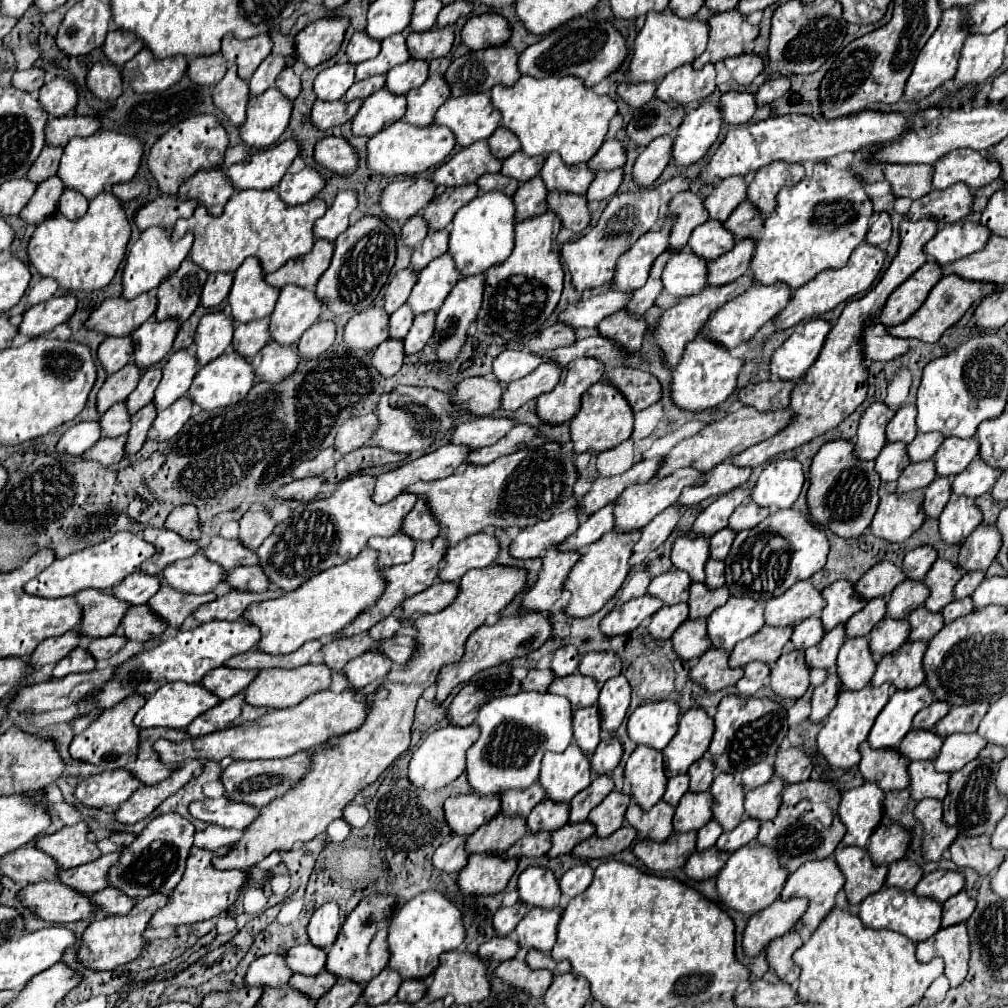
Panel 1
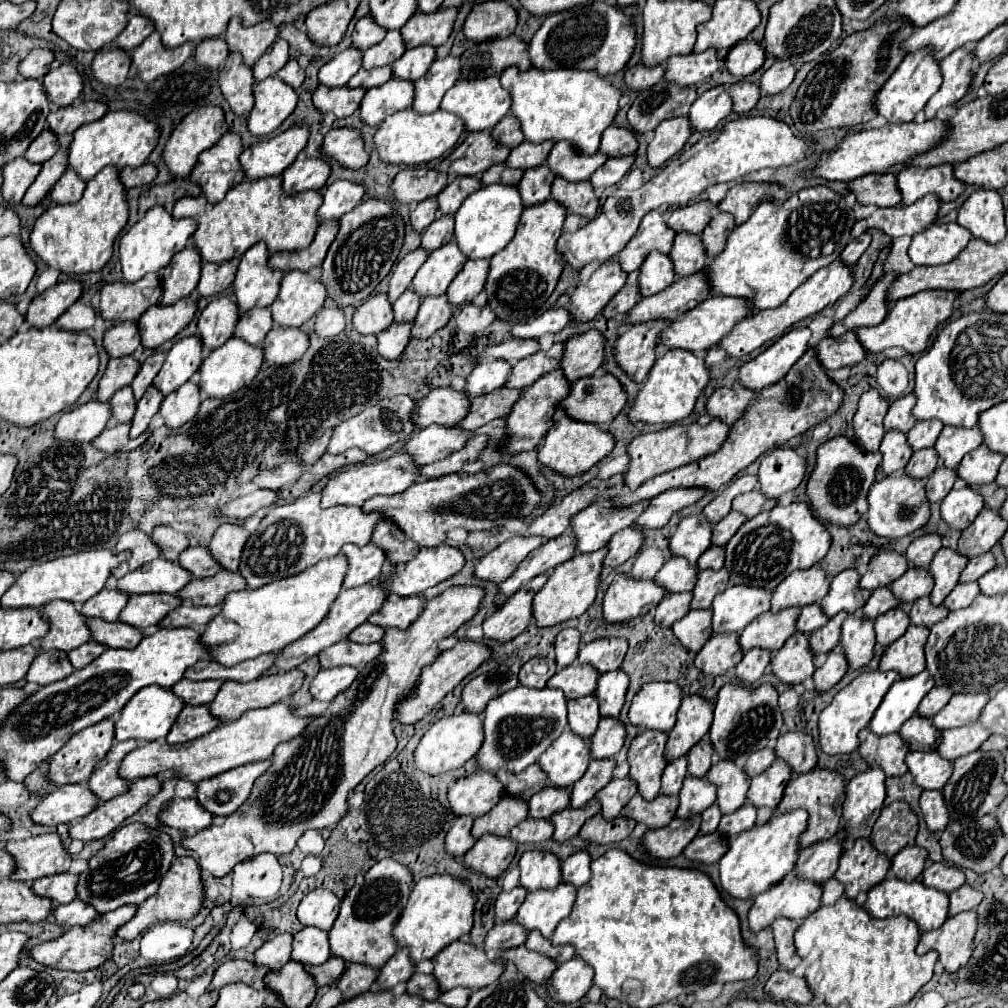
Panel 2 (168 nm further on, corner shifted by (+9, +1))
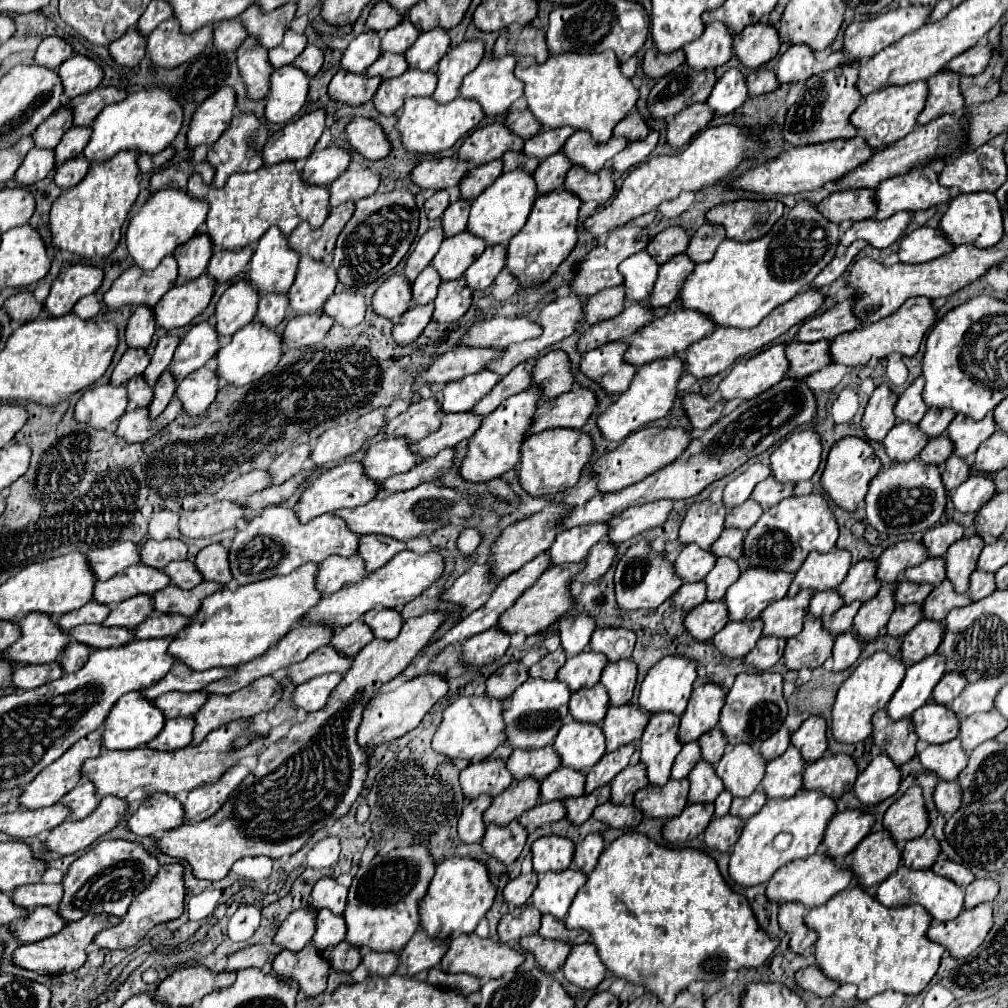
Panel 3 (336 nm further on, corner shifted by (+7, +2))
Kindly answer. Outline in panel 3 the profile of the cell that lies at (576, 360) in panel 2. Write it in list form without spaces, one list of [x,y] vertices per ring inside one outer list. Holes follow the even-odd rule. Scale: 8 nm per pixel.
[[[556,349],[546,353],[544,357],[538,357],[532,369],[532,377],[534,377],[532,383],[544,389],[542,401],[554,399],[570,391],[574,385],[574,373],[572,373],[568,353],[562,349]]]

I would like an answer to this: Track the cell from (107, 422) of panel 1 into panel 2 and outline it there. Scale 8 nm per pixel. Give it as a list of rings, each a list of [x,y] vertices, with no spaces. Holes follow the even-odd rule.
[[[124,386],[122,390],[118,390],[112,400],[112,410],[114,410],[114,416],[112,416],[112,422],[130,422],[134,412],[136,412],[136,400],[134,400],[134,394],[130,392],[130,386]]]

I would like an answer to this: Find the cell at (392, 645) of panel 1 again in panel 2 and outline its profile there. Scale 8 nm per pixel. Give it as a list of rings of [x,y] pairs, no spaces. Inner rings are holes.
[[[342,640],[318,654],[320,668],[336,668],[336,666],[354,666],[362,668],[370,660],[374,660],[380,654],[382,646],[378,642],[374,644],[354,644],[350,640]]]

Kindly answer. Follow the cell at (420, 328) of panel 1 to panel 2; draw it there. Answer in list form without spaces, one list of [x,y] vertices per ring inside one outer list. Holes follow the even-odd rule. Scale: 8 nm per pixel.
[[[442,294],[442,296],[426,296],[422,300],[422,306],[420,306],[418,316],[414,320],[412,336],[414,338],[432,336],[436,330],[440,330],[440,328],[444,328],[448,324],[452,314],[454,314],[454,310],[452,310],[446,294]]]

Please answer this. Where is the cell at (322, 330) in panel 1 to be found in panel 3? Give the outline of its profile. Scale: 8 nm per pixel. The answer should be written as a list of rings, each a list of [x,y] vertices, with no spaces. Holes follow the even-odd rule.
[[[344,291],[344,293],[334,293],[324,303],[322,309],[338,325],[342,325],[342,327],[356,327],[364,319],[366,303],[364,303],[364,297],[358,291]]]

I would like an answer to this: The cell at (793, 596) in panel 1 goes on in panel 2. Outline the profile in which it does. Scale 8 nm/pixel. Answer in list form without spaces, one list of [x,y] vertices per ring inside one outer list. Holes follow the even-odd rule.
[[[820,564],[806,570],[794,570],[786,576],[772,596],[772,612],[780,612],[790,606],[808,606],[820,602],[830,590],[830,578]]]

